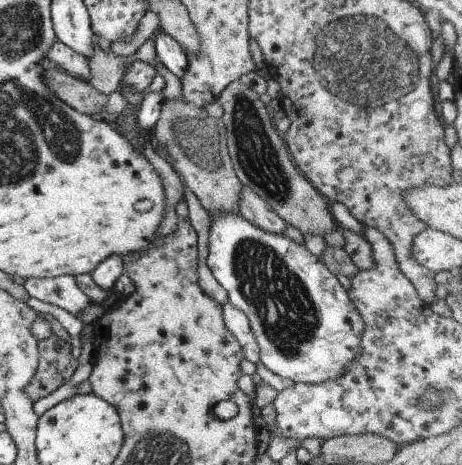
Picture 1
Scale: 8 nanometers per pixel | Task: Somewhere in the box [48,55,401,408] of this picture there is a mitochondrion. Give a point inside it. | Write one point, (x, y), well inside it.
(290, 318)

